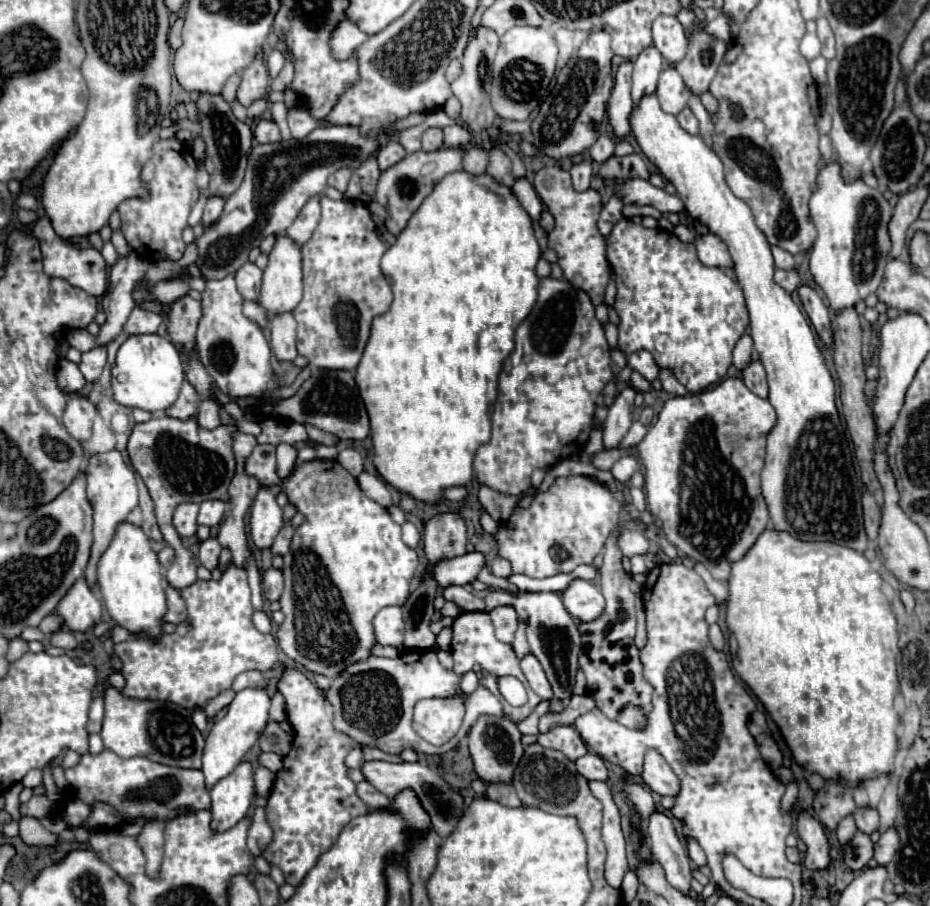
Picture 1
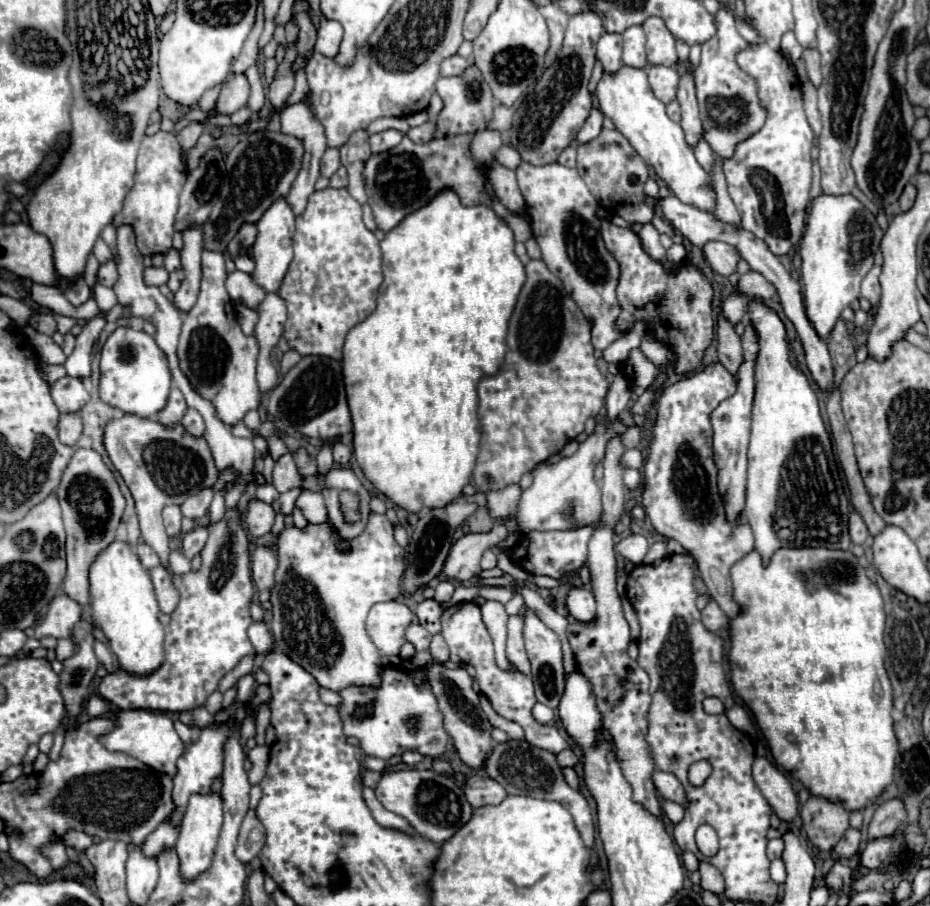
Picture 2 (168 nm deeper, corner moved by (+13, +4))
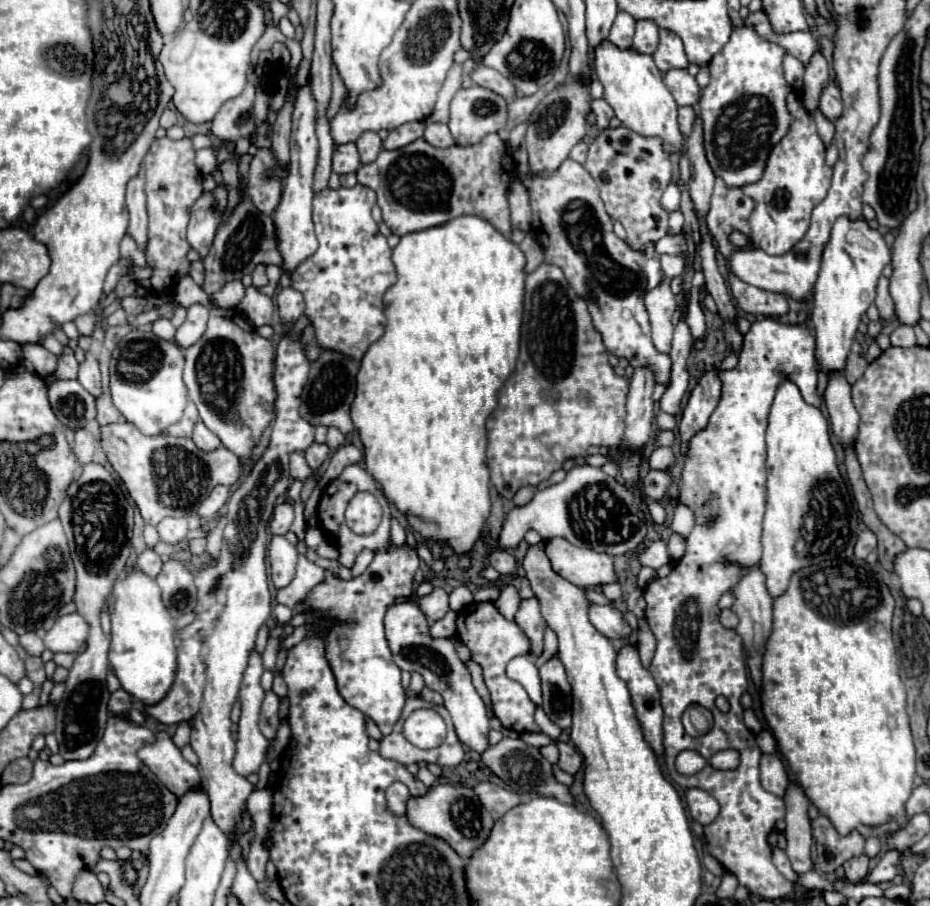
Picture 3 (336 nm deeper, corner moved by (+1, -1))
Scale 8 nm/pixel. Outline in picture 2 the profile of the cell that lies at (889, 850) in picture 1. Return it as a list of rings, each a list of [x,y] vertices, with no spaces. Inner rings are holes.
[[[898,798],[880,802],[880,806],[874,812],[874,818],[872,818],[870,826],[868,826],[868,840],[878,840],[880,836],[892,836],[894,830],[898,828],[898,824],[906,816],[904,812],[906,812],[904,804]]]

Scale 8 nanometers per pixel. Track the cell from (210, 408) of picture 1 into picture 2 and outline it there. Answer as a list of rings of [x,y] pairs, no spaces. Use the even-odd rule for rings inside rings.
[[[188,408],[184,418],[182,418],[182,426],[192,434],[192,436],[202,436],[204,434],[204,420],[202,416],[194,410],[194,408]]]

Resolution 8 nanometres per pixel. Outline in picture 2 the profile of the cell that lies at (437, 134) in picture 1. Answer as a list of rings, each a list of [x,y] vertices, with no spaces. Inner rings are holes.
[[[426,122],[422,126],[410,128],[408,130],[408,138],[412,142],[430,142],[434,138],[434,130],[436,130],[436,124],[434,122]]]

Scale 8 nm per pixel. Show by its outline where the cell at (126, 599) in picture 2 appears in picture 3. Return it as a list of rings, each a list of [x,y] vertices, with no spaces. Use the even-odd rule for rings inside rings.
[[[132,569],[114,585],[108,611],[111,619],[109,660],[114,675],[126,693],[144,705],[156,705],[156,701],[166,697],[176,677],[176,629],[174,619],[160,599],[160,587],[148,575]]]

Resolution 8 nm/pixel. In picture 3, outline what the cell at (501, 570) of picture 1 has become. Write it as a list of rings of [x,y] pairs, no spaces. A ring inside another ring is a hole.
[[[494,551],[494,553],[490,555],[490,565],[492,565],[498,573],[508,575],[508,573],[512,573],[512,571],[516,569],[516,559],[514,559],[514,555],[508,553],[508,551]]]

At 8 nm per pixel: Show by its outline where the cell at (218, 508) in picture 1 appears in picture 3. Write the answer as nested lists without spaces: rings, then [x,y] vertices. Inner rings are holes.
[[[216,485],[216,487],[212,489],[212,493],[210,493],[210,495],[202,501],[202,505],[198,507],[198,515],[200,515],[200,517],[206,517],[206,519],[216,517],[216,515],[224,509],[228,497],[230,497],[230,487],[226,487],[226,485]]]

